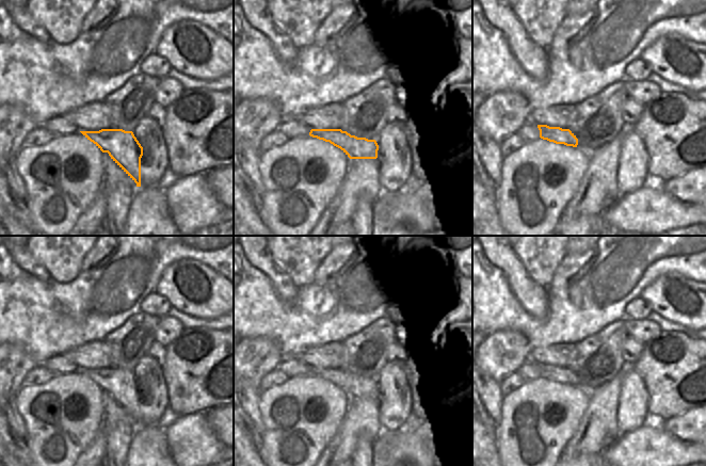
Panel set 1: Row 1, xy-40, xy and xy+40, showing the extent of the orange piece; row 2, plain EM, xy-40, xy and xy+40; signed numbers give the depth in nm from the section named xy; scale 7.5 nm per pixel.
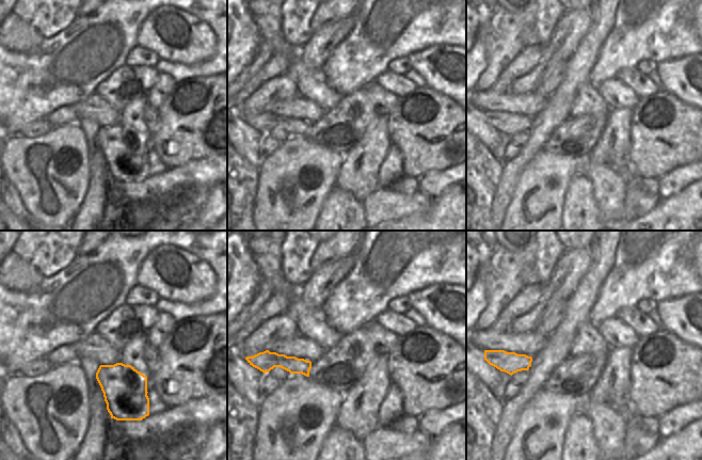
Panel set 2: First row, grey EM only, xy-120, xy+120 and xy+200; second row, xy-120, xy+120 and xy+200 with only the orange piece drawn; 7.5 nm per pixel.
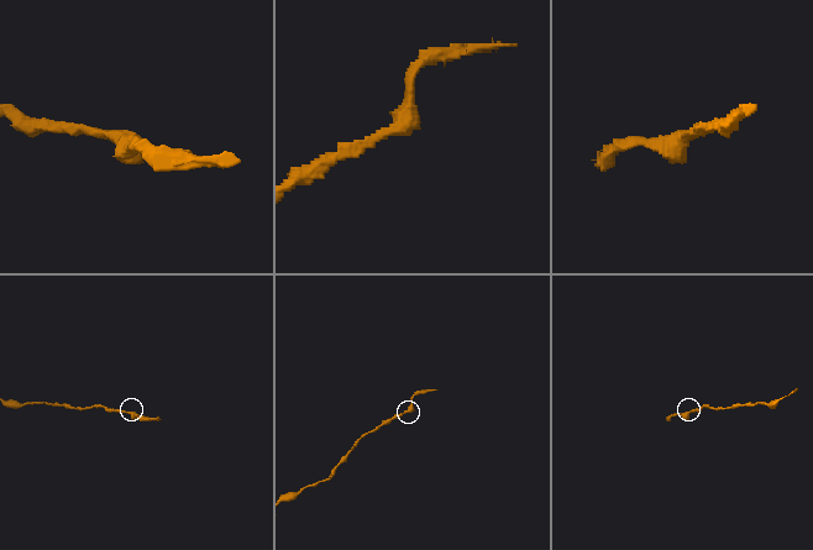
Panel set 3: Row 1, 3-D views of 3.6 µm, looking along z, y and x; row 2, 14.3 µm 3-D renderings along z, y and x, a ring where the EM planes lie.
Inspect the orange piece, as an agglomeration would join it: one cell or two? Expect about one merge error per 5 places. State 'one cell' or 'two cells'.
one cell

